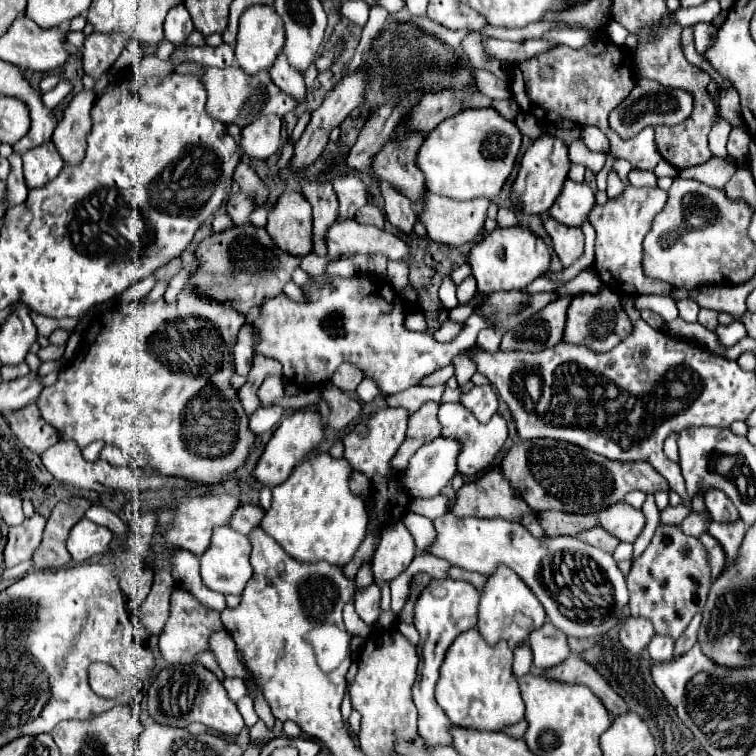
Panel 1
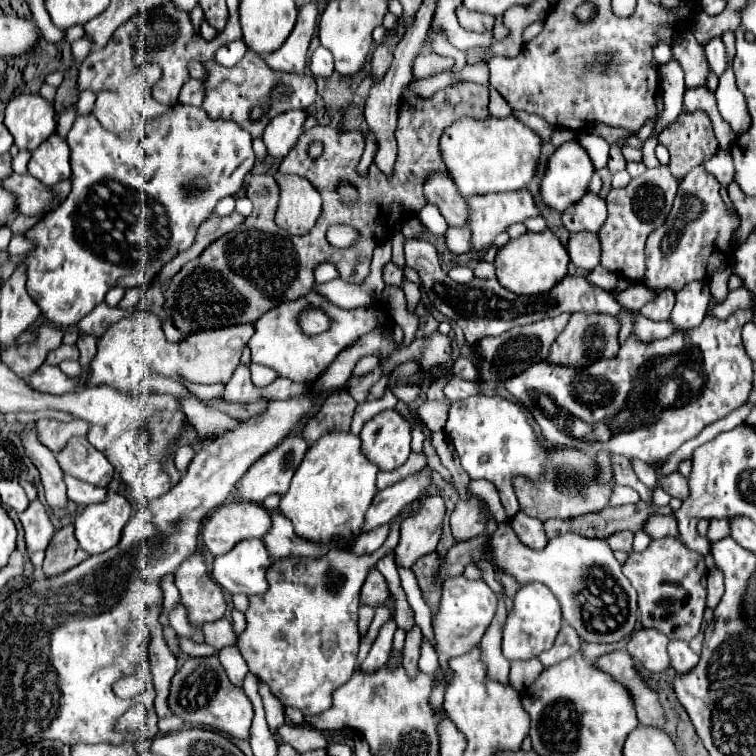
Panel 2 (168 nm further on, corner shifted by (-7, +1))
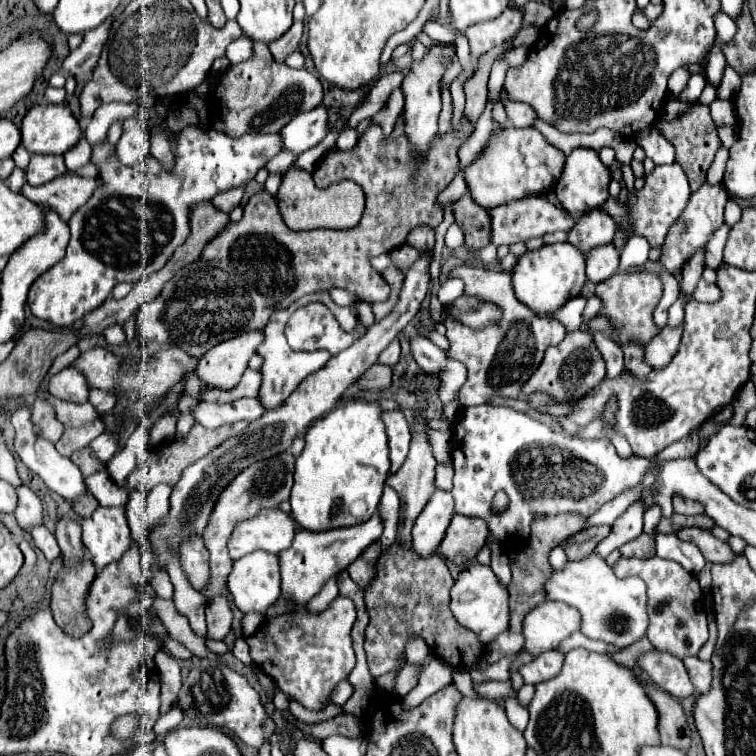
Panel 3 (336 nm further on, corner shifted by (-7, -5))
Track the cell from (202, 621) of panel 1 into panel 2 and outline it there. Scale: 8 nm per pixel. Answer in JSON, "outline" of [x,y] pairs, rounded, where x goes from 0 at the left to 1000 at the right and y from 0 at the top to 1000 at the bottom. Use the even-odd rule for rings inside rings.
{"outline":[[[257,729],[238,745],[230,771],[257,827],[267,829],[270,821],[286,821],[296,816],[299,798],[294,779],[278,763],[272,737],[265,729]]]}

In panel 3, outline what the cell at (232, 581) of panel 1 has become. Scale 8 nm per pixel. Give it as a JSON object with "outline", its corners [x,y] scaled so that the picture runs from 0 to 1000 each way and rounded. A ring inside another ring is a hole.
{"outline":[[[336,729],[315,742],[310,742],[307,758],[302,761],[302,782],[312,798],[312,803],[325,808],[349,811],[368,790],[370,790],[370,755],[368,755],[368,734],[352,729]]]}

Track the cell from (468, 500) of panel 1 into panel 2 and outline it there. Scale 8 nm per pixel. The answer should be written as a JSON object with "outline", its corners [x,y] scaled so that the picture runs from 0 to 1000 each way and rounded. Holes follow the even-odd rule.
{"outline":[[[606,663],[595,681],[595,697],[601,716],[619,716],[643,702],[643,687],[630,663]]]}

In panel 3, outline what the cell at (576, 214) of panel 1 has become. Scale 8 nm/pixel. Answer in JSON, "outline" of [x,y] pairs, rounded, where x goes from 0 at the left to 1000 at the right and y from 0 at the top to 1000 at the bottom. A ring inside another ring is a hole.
{"outline":[[[796,276],[775,279],[772,284],[765,287],[765,295],[751,308],[751,321],[775,335],[783,327],[804,324],[804,319],[810,321],[812,306],[815,306],[812,290],[807,290],[807,284],[802,284]]]}

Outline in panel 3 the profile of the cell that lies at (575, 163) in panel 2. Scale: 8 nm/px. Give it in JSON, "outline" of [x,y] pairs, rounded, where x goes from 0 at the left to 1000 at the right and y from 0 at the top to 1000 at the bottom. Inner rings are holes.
{"outline":[[[759,197],[746,216],[746,226],[733,247],[733,255],[741,266],[741,271],[754,282],[754,284],[770,284],[778,276],[794,274],[804,263],[804,242],[807,242],[807,226],[804,221],[796,218],[791,210],[791,202],[783,197]]]}

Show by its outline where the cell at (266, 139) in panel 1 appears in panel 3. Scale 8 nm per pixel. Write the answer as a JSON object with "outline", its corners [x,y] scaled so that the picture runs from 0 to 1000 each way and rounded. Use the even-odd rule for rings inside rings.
{"outline":[[[423,139],[413,147],[394,149],[389,157],[384,157],[384,163],[378,163],[378,168],[373,168],[370,173],[373,200],[381,200],[386,205],[399,205],[410,194],[421,192],[437,173],[437,168],[431,165],[431,155],[434,147],[431,142]]]}

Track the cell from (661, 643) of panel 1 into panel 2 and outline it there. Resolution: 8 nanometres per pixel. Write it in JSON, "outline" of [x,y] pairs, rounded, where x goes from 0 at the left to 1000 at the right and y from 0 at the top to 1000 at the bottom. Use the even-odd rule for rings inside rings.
{"outline":[[[886,848],[886,872],[889,872],[889,882],[899,893],[907,893],[921,882],[926,866],[921,866],[905,848]]]}

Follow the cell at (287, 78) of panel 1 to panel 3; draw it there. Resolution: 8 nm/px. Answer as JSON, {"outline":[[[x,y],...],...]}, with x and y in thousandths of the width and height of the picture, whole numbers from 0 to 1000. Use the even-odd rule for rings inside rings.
{"outline":[[[389,28],[384,41],[378,41],[378,46],[373,46],[373,52],[368,52],[368,54],[354,60],[357,70],[362,73],[362,78],[368,78],[368,83],[376,83],[384,70],[394,67],[394,60],[397,60],[397,52],[399,52],[399,41],[402,41],[399,28]]]}

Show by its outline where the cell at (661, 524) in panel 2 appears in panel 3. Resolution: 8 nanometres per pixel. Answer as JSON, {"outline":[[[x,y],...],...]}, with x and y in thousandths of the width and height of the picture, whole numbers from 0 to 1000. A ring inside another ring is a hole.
{"outline":[[[902,697],[902,702],[894,702],[894,710],[921,718],[931,739],[939,745],[963,745],[974,734],[958,716],[947,713],[937,700],[929,697]]]}

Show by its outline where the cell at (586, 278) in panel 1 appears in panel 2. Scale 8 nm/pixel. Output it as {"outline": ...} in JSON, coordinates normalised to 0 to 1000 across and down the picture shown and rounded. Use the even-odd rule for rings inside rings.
{"outline":[[[841,374],[841,377],[833,377],[828,385],[817,388],[815,396],[823,398],[823,403],[831,403],[831,409],[844,411],[844,409],[849,409],[857,398],[862,398],[868,390],[870,390],[870,385],[862,385],[862,382],[857,382],[854,377]]]}

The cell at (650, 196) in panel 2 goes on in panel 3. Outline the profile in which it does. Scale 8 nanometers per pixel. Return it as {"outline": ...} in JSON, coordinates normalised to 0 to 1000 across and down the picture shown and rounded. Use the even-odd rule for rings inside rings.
{"outline":[[[897,216],[868,218],[862,229],[854,229],[849,250],[839,250],[839,253],[828,255],[825,269],[831,271],[831,284],[828,284],[831,287],[831,306],[823,298],[815,298],[815,311],[812,311],[812,321],[810,324],[820,335],[833,311],[847,311],[847,313],[857,316],[860,327],[873,327],[884,300],[894,292],[894,287],[907,274],[913,255],[915,253],[913,253],[910,237],[907,237],[907,231],[905,231],[905,226],[902,226],[902,221]]]}

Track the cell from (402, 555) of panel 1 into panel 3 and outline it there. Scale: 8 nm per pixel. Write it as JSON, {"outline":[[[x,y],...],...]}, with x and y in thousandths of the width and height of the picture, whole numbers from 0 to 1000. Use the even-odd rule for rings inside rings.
{"outline":[[[577,649],[569,657],[569,665],[558,673],[553,687],[548,689],[545,726],[553,729],[553,734],[558,734],[558,737],[577,731],[577,726],[585,718],[585,710],[595,694],[598,681],[601,681],[598,655],[590,649]]]}

